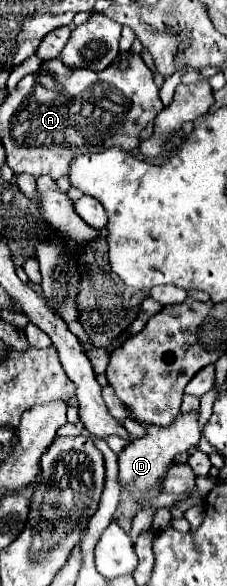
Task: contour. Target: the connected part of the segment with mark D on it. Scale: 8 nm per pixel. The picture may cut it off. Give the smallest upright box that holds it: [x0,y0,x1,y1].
[117,413,201,491]

